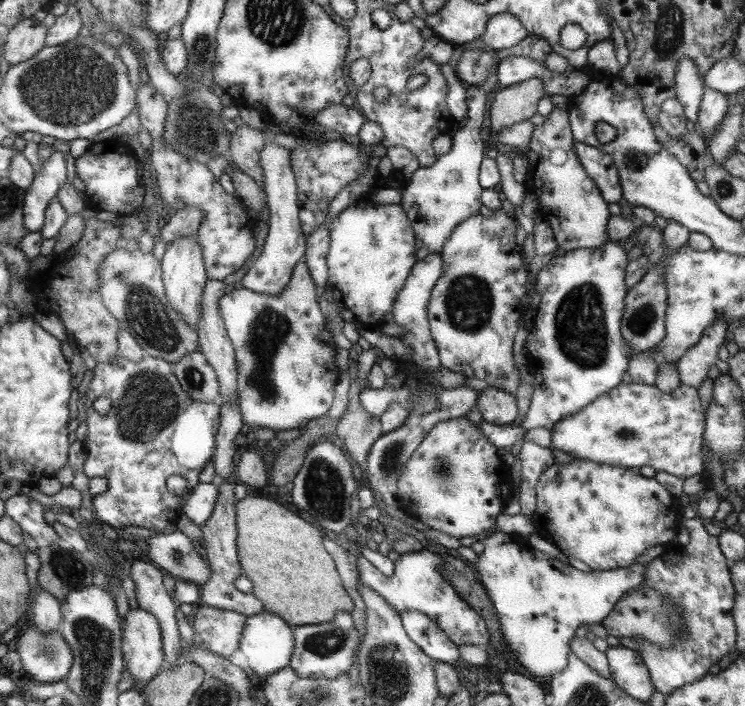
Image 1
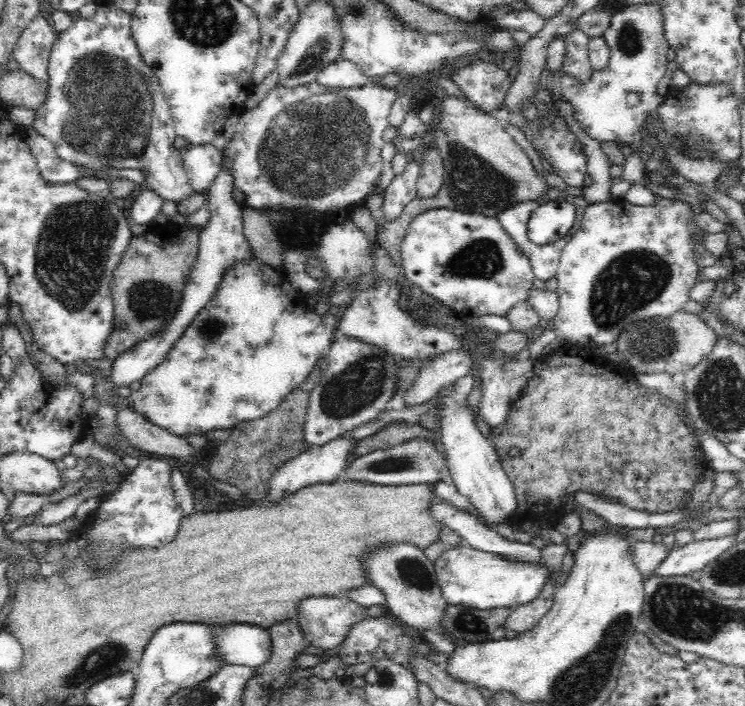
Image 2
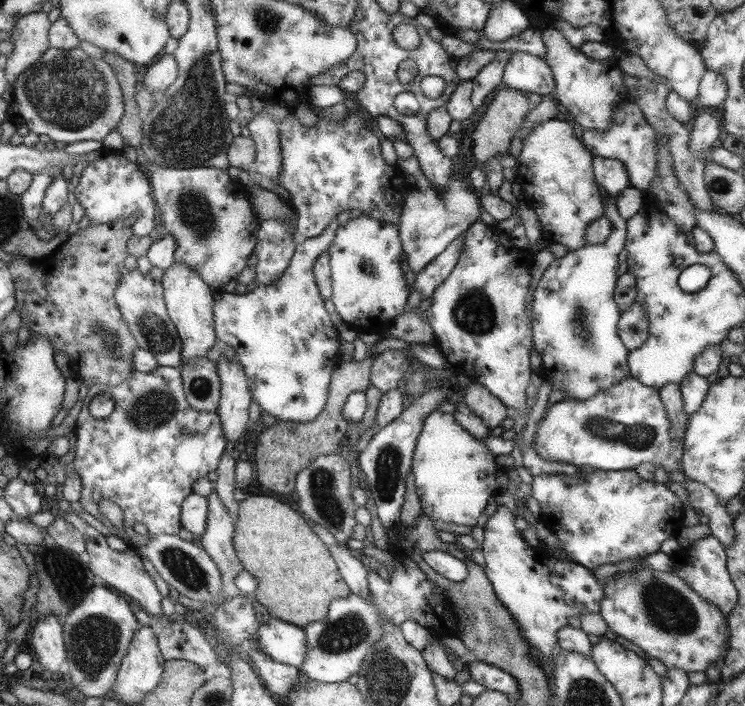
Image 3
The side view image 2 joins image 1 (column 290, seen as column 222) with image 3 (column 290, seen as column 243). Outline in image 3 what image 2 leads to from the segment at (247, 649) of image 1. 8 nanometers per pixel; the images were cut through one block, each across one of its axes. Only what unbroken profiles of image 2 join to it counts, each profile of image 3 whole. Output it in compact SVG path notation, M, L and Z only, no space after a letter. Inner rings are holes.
M271 616L268 621L260 623L255 636L260 650L274 663L301 669L308 649L308 638L303 628Z

